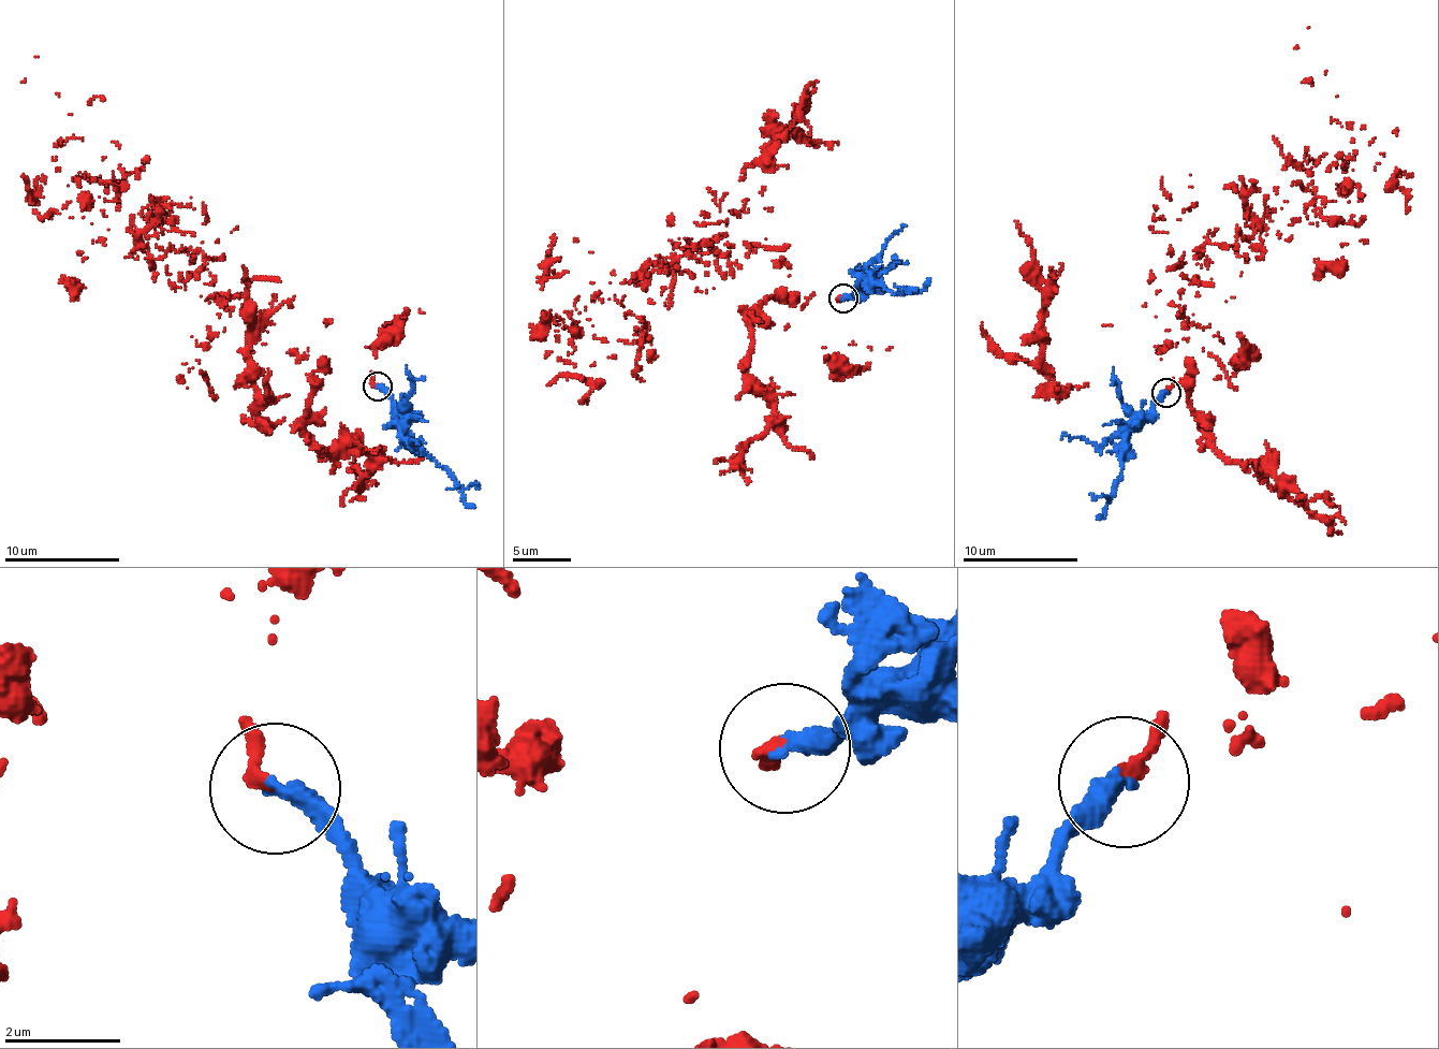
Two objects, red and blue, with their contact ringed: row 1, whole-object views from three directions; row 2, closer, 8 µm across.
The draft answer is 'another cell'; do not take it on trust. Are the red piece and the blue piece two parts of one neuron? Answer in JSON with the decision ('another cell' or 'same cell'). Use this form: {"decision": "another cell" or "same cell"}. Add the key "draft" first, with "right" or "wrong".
{"draft": "wrong", "decision": "same cell"}

